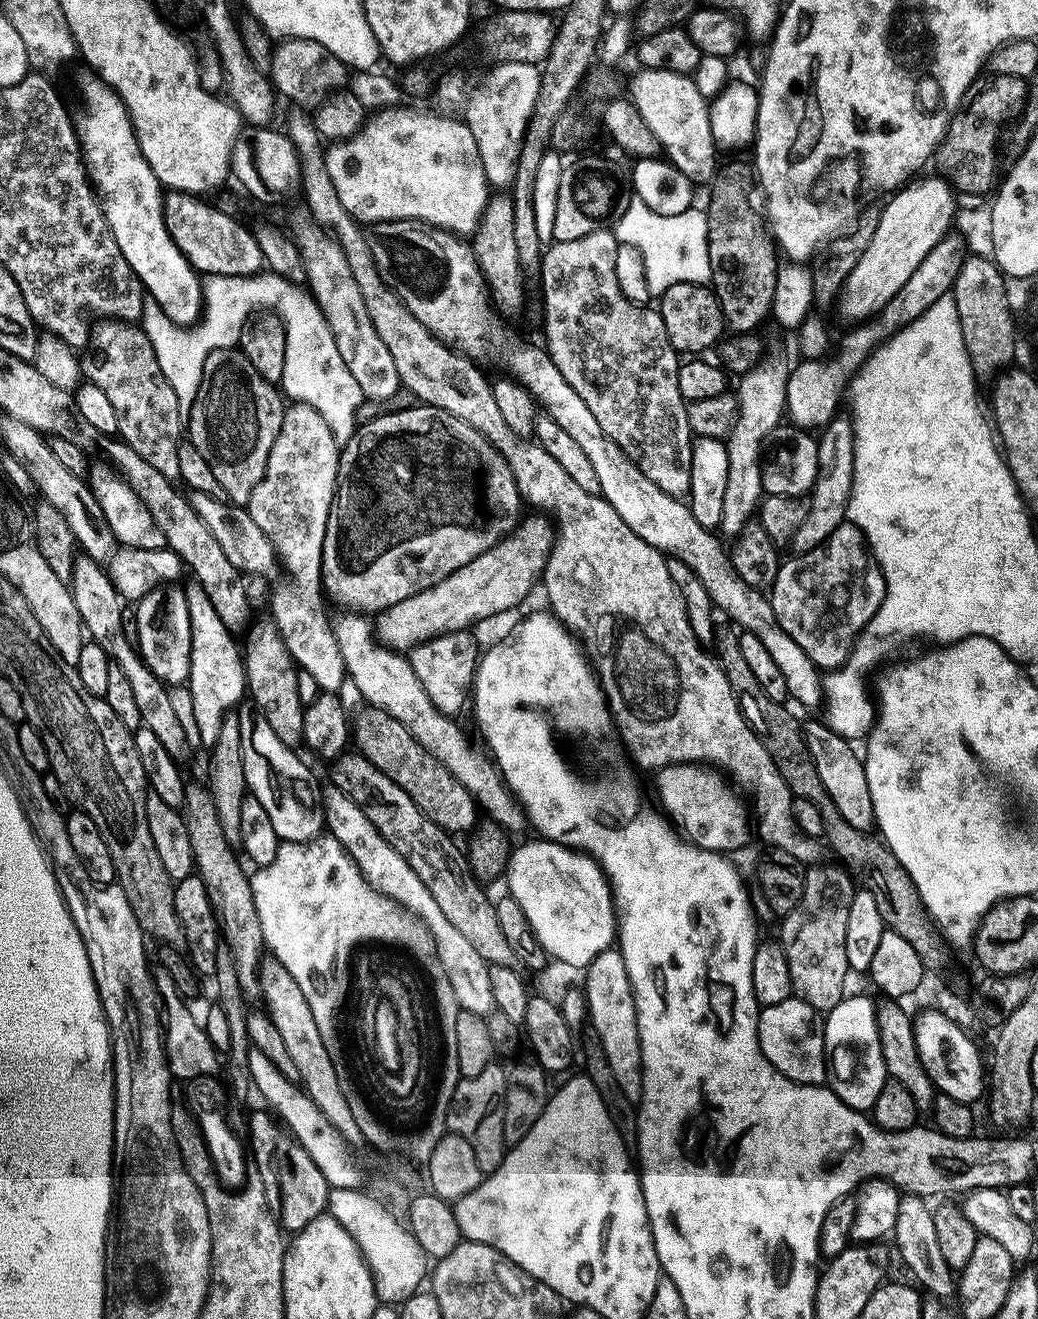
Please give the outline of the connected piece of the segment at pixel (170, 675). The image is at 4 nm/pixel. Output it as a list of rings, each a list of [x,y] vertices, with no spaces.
[[[176,582],[158,584],[154,588],[149,588],[142,599],[135,601],[134,608],[136,608],[136,636],[134,632],[134,640],[138,645],[138,652],[144,665],[167,685],[177,685],[176,656],[190,658],[190,614],[186,606],[184,588]]]

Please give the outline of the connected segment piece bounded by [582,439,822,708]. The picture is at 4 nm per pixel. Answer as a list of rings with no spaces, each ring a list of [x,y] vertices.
[[[608,439],[596,448],[582,450],[598,475],[599,493],[633,532],[652,547],[686,562],[698,574],[713,605],[719,611],[724,611],[729,616],[725,617],[733,625],[754,634],[754,638],[758,638],[762,646],[766,646],[766,651],[774,657],[775,664],[782,669],[782,675],[786,677],[786,690],[793,701],[796,699],[804,708],[819,705],[822,700],[822,679],[818,676],[820,672],[816,663],[804,653],[798,642],[794,642],[794,638],[790,638],[790,634],[786,634],[786,630],[782,630],[782,626],[778,626],[771,599],[761,589],[751,588],[749,584],[742,582],[742,578],[738,578],[729,553],[725,545],[723,548],[715,537],[717,535],[711,529],[701,526],[687,503],[665,494],[654,482],[650,482],[613,440]]]

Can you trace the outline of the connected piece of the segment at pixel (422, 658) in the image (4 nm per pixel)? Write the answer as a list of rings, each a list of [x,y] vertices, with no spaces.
[[[471,631],[445,632],[444,635],[428,640],[425,644],[417,645],[411,649],[410,663],[416,677],[422,682],[430,702],[443,716],[449,718],[459,717],[464,703],[470,700],[470,689],[474,684],[474,677],[478,667],[478,652],[476,656],[476,640]]]

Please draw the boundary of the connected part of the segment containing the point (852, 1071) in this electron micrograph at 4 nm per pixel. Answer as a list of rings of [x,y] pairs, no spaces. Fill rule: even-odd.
[[[845,995],[824,1020],[824,1055],[828,1062],[827,1083],[846,1106],[870,1110],[882,1090],[888,1071],[882,1058],[873,1001],[864,996]]]

